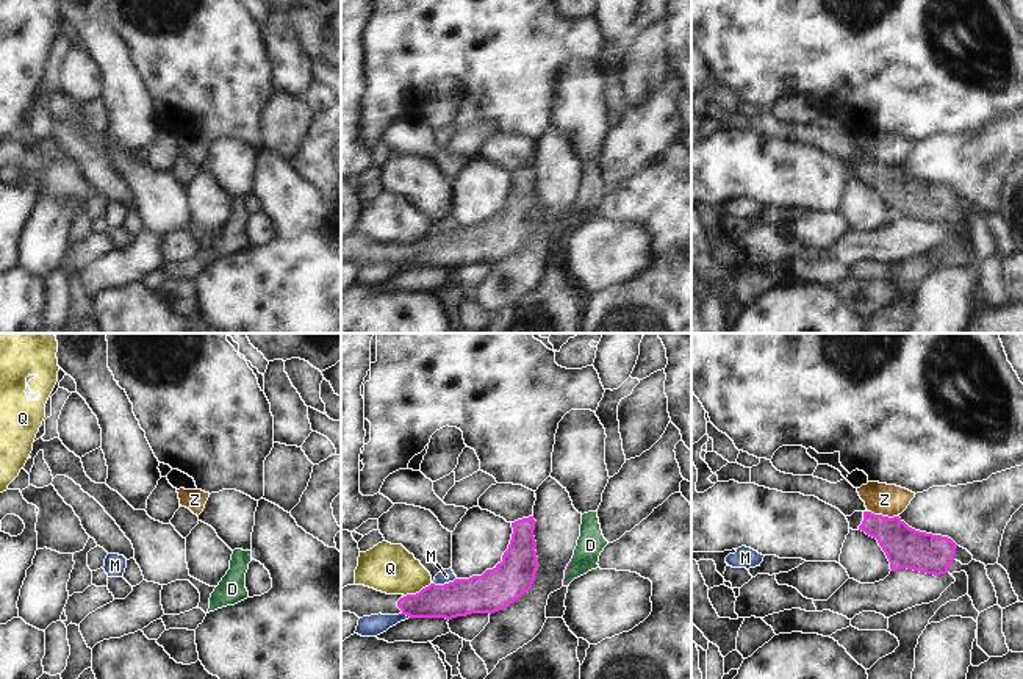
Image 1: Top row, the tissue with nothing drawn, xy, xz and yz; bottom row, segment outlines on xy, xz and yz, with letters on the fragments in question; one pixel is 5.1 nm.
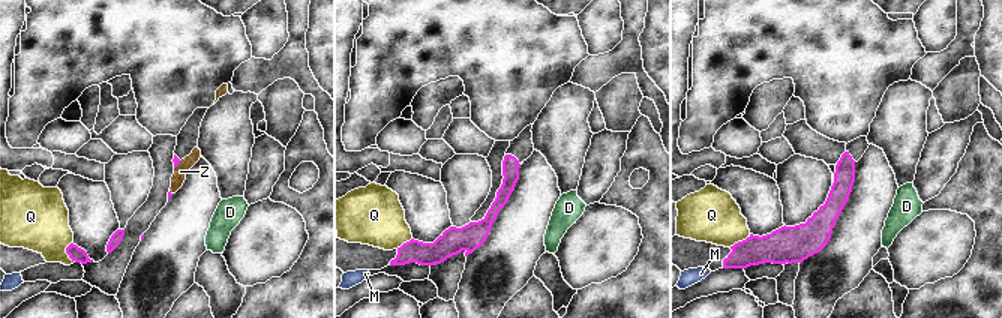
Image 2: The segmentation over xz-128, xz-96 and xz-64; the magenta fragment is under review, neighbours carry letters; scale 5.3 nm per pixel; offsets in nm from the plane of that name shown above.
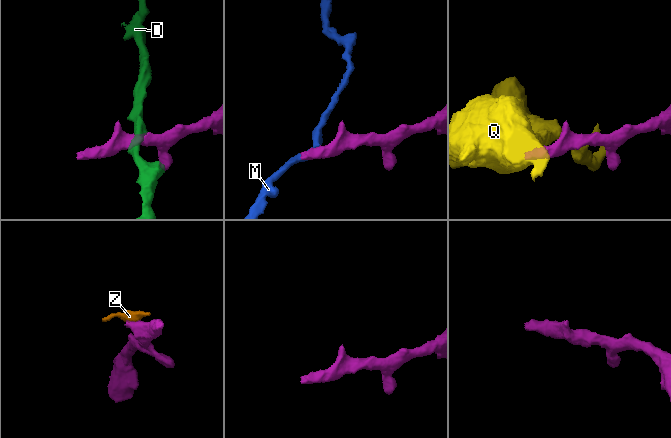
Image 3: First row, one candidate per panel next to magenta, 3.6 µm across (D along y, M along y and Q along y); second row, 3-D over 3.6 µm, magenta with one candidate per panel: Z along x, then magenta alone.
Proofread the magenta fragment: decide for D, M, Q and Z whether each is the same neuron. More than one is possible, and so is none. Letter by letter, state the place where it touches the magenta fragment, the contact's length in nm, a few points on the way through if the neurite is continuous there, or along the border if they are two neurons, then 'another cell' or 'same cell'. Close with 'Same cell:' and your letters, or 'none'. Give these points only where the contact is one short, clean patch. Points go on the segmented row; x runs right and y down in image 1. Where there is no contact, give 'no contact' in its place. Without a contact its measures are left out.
D: meets magenta in xz at (567, 568); contact 70 nm long; border along xz (571, 562), (565, 573); another cell
M: meets magenta in xz at (445, 584); contact 130 nm long; border along xz (455, 578), (443, 584), (432, 584); another cell
Q: meets magenta in xz at (416, 593); contact 160 nm long; border along xz (430, 582), (418, 592), (404, 596); another cell
Z: meets magenta in yz at (881, 515); contact 160 nm long; border along yz (868, 510), (878, 515), (897, 517); another cell
Same cell: none

